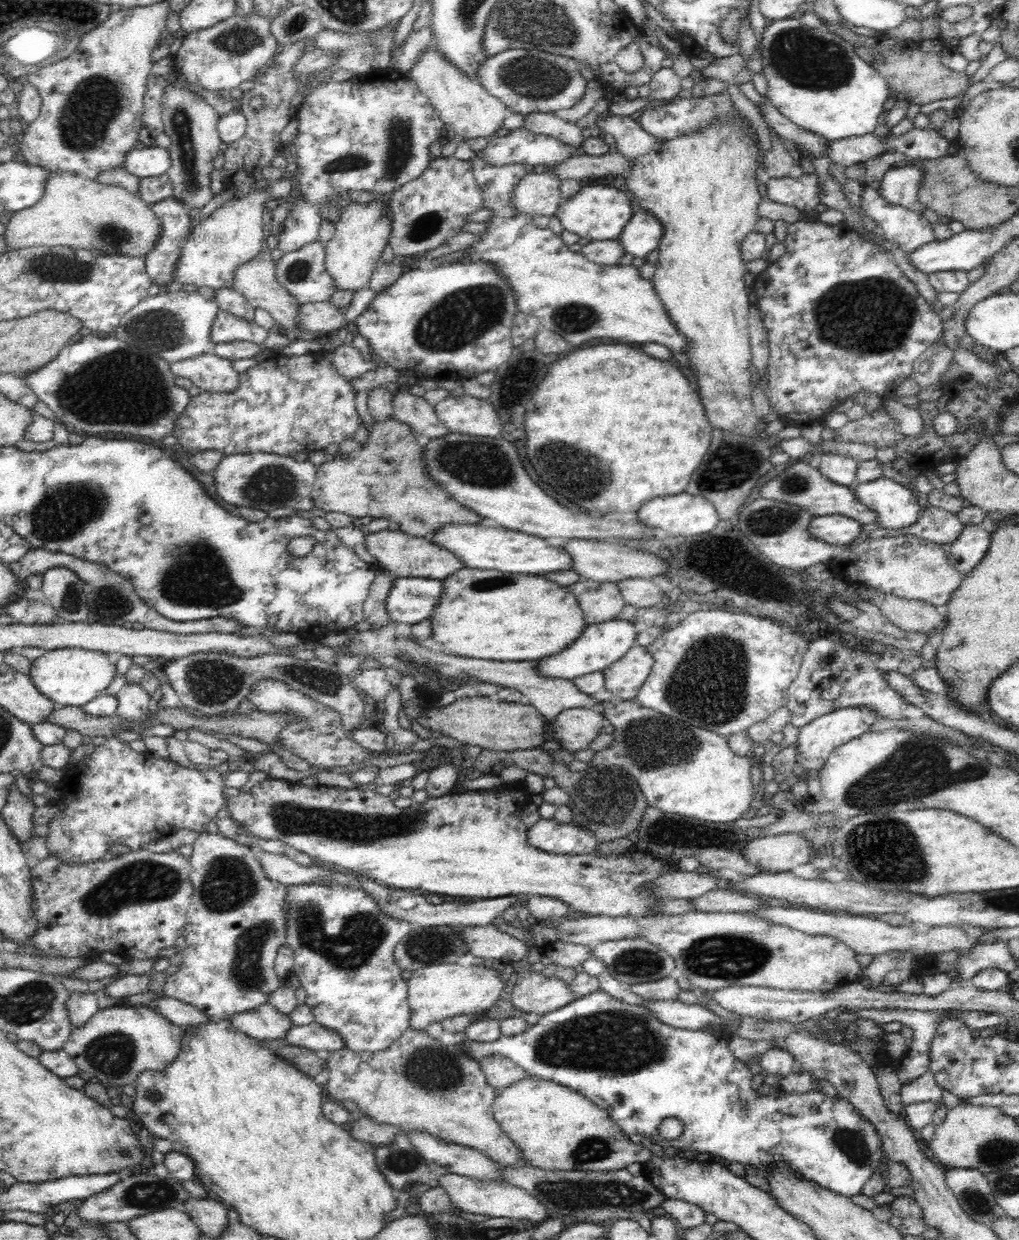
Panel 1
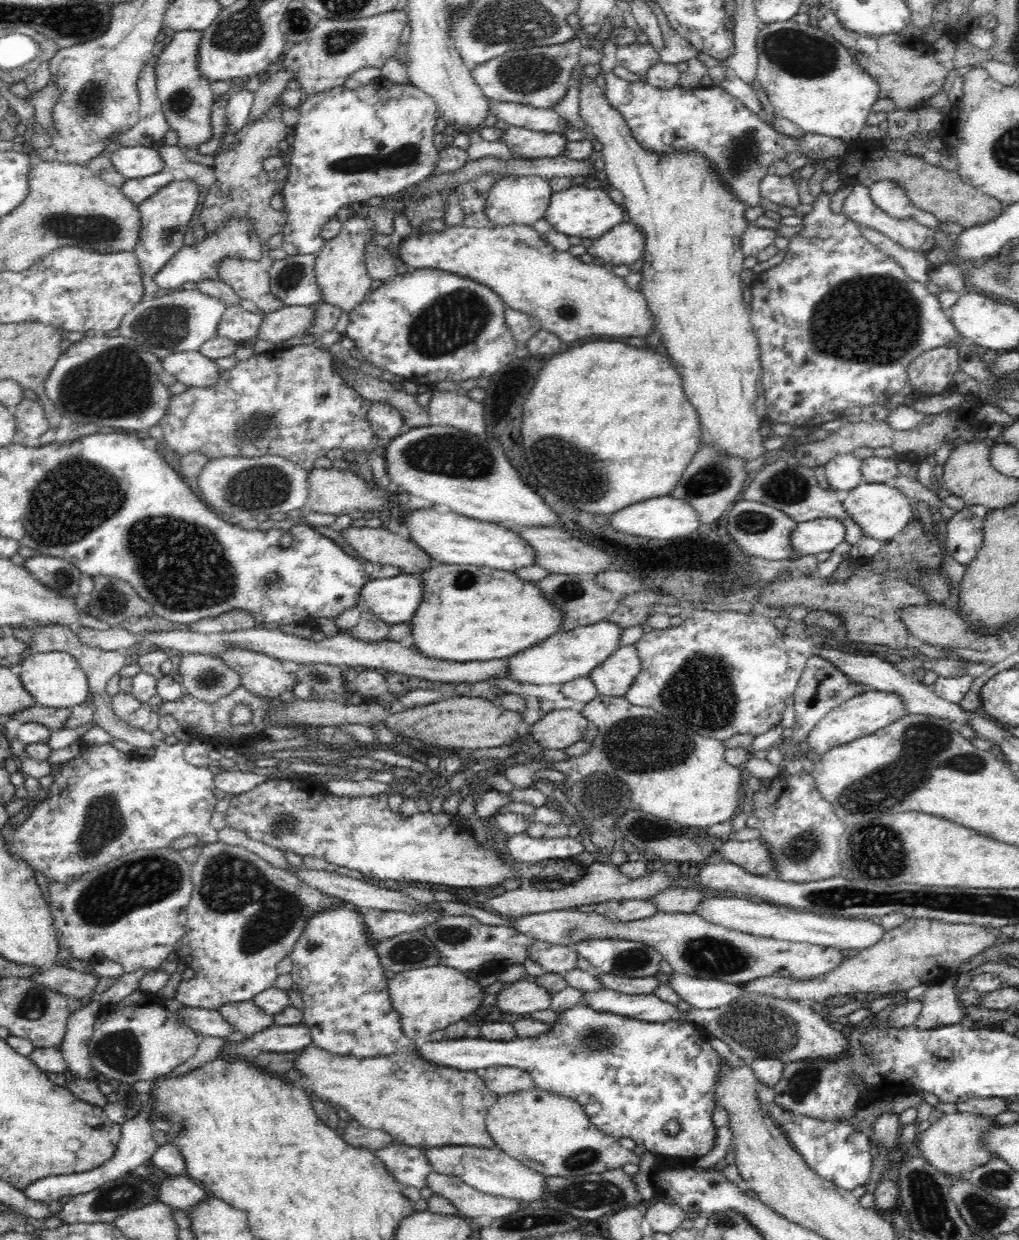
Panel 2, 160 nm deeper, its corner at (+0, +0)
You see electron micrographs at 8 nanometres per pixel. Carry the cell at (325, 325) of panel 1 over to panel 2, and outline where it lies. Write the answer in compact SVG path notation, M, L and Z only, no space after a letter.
M284 306L278 312L262 314L255 338L281 344L289 338L301 337L313 323L316 311L306 306Z

